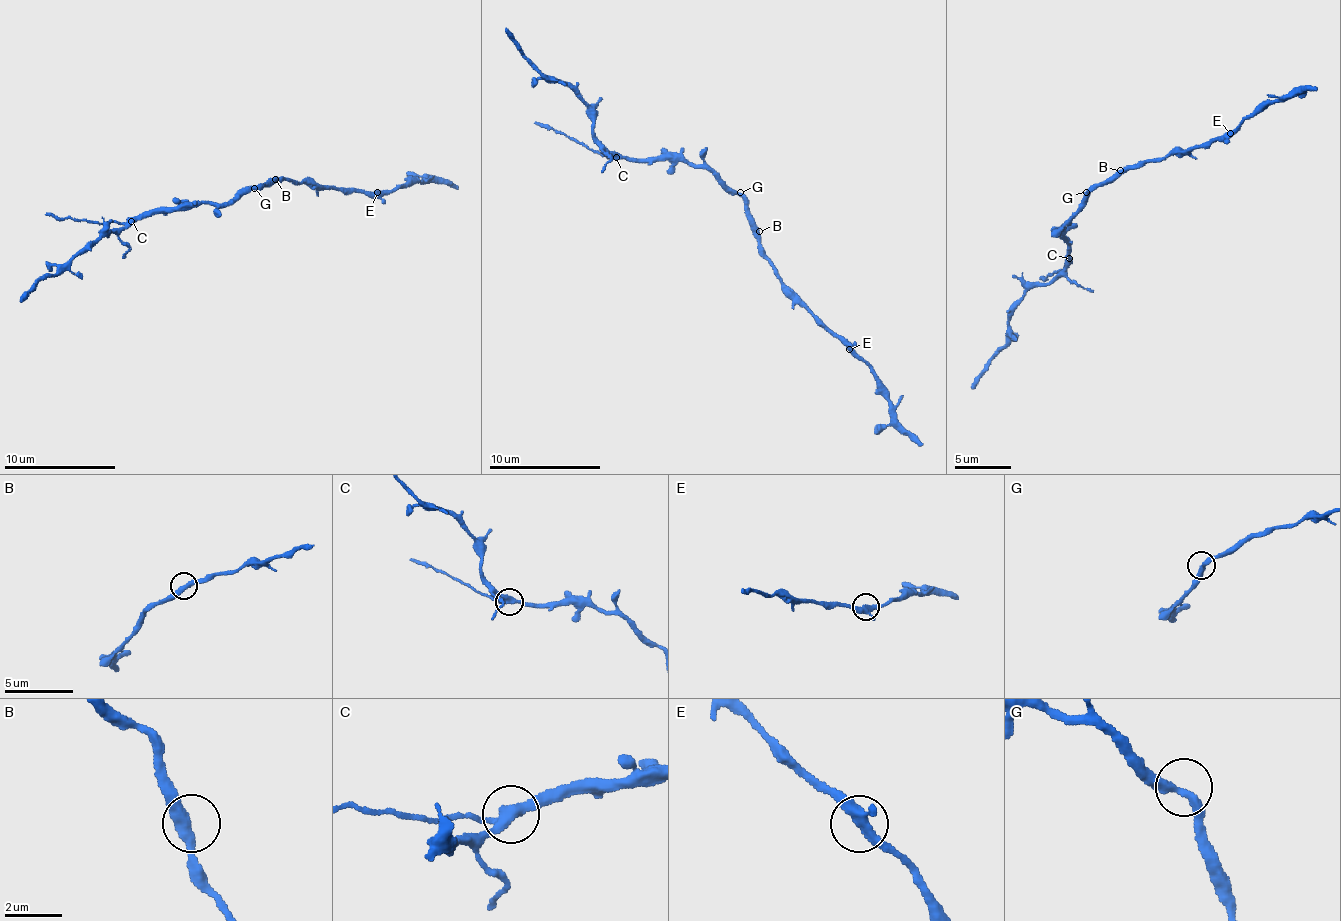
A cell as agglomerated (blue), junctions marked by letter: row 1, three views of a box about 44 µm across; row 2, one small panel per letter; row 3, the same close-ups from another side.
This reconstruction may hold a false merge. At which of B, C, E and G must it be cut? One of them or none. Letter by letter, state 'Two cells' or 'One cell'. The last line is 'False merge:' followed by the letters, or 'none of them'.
B: One cell
C: Two cells
E: One cell
G: One cell
False merge: C

